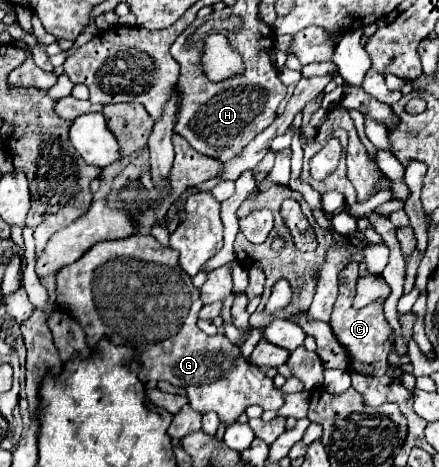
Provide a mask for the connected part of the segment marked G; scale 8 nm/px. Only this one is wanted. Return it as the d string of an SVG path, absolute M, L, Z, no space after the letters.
M134 234L122 240L100 242L98 246L92 246L80 260L64 266L58 272L56 280L56 300L72 308L72 316L80 320L80 326L86 332L86 342L90 348L94 348L102 336L108 336L110 340L114 340L114 344L136 348L142 362L140 380L166 380L174 386L186 388L190 406L196 412L216 412L226 426L234 424L238 416L252 404L260 406L262 410L276 412L284 406L286 394L304 390L300 380L296 380L294 376L286 380L282 388L276 388L272 378L268 378L258 366L244 358L240 348L232 344L226 336L208 336L196 326L202 308L198 288L192 284L192 278L180 268L178 252L160 246L160 242L154 240L152 236Z

